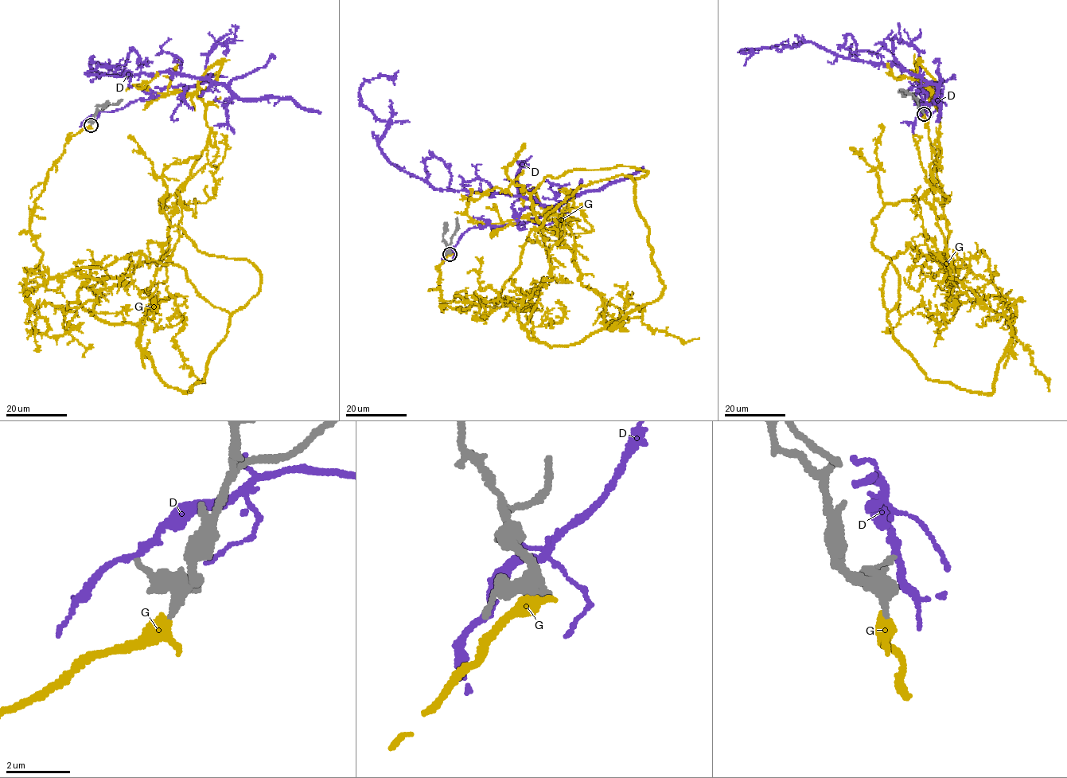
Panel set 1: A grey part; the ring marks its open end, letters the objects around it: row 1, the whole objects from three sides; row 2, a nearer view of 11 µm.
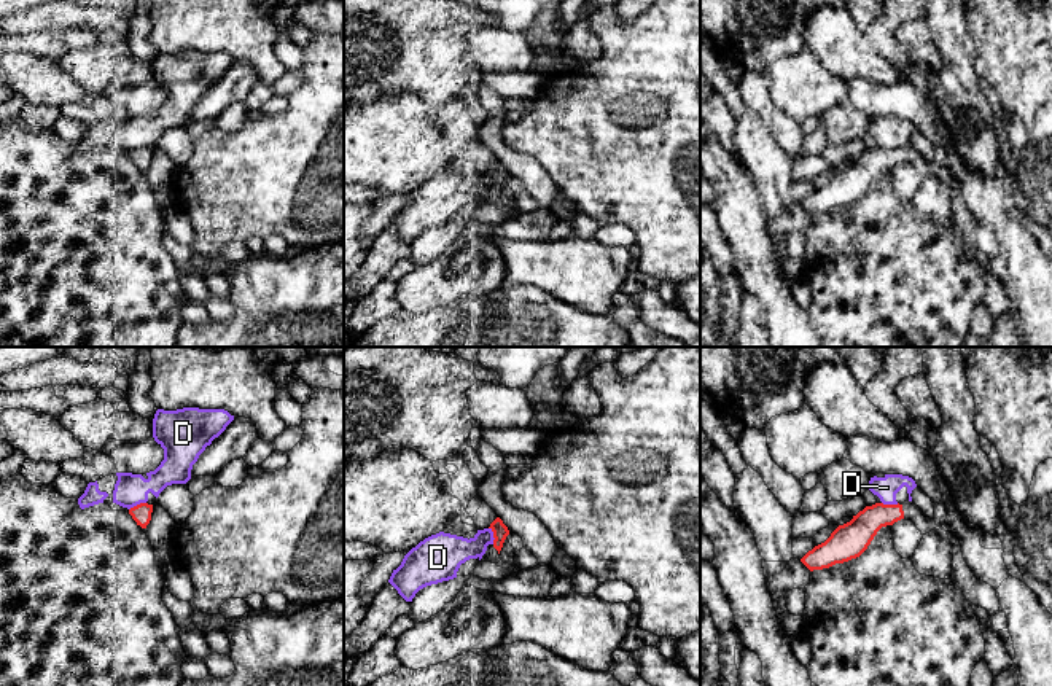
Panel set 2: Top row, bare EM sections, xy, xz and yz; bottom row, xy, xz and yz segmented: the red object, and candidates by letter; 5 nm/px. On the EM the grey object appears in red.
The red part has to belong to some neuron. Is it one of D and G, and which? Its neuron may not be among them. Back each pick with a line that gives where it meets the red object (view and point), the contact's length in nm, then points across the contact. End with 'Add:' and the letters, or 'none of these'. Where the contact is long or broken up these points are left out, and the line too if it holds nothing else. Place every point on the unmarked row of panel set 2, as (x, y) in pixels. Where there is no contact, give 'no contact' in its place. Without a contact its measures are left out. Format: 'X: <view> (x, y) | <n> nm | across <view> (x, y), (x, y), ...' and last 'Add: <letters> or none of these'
G: no contact
Add: G

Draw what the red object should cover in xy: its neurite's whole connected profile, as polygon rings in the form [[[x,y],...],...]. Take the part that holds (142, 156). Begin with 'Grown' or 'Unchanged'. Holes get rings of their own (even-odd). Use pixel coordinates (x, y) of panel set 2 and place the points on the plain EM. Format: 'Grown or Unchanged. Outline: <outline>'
Unchanged. Outline: [[[140,146],[129,153],[129,158],[142,172],[146,172],[146,169],[150,167],[151,156],[153,156],[153,148],[148,146]]]

